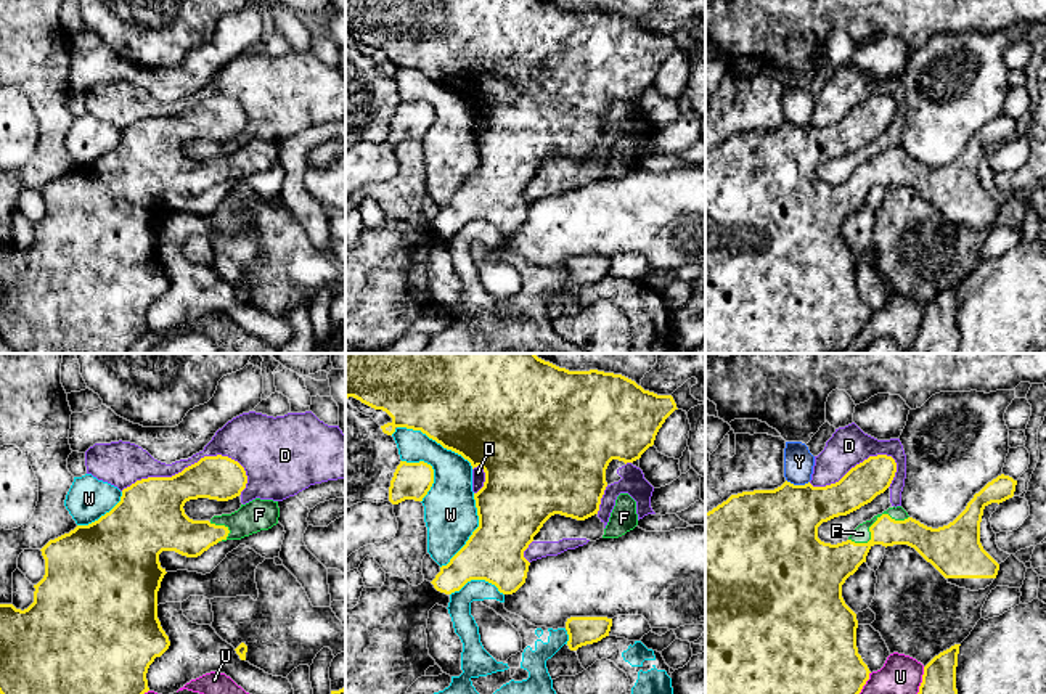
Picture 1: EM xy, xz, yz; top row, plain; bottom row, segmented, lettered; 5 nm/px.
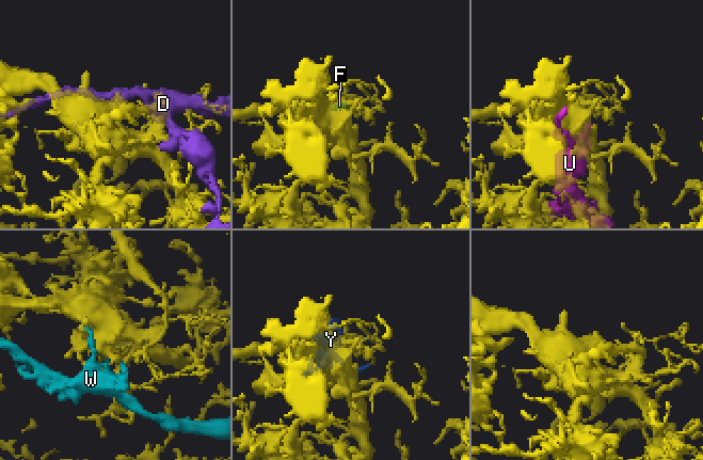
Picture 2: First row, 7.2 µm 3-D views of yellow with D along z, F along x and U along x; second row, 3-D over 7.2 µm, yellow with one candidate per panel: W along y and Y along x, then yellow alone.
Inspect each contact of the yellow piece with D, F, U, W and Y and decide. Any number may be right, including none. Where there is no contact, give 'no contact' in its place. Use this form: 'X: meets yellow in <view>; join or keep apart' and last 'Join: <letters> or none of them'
D: meets yellow in xy; keep apart
F: meets yellow in yz; join
U: meets yellow in yz; keep apart
W: meets yellow in xz; keep apart
Y: meets yellow in yz; keep apart
Join: F

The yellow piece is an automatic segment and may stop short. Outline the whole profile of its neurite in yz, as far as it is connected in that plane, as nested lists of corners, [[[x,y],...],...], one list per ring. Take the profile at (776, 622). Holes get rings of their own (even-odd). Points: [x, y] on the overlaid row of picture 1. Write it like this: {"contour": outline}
{"contour": [[[869,456],[852,467],[839,482],[826,487],[784,482],[774,490],[731,495],[705,512],[705,694],[860,694],[869,668],[856,647],[856,614],[842,598],[842,585],[866,562],[874,545],[908,545],[930,562],[951,585],[970,591],[985,590],[998,575],[999,564],[980,543],[983,509],[1014,496],[1017,480],[998,476],[967,503],[948,525],[932,529],[893,506],[860,524],[847,541],[831,545],[818,538],[818,527],[847,516],[884,493],[897,472],[892,456]]]}

